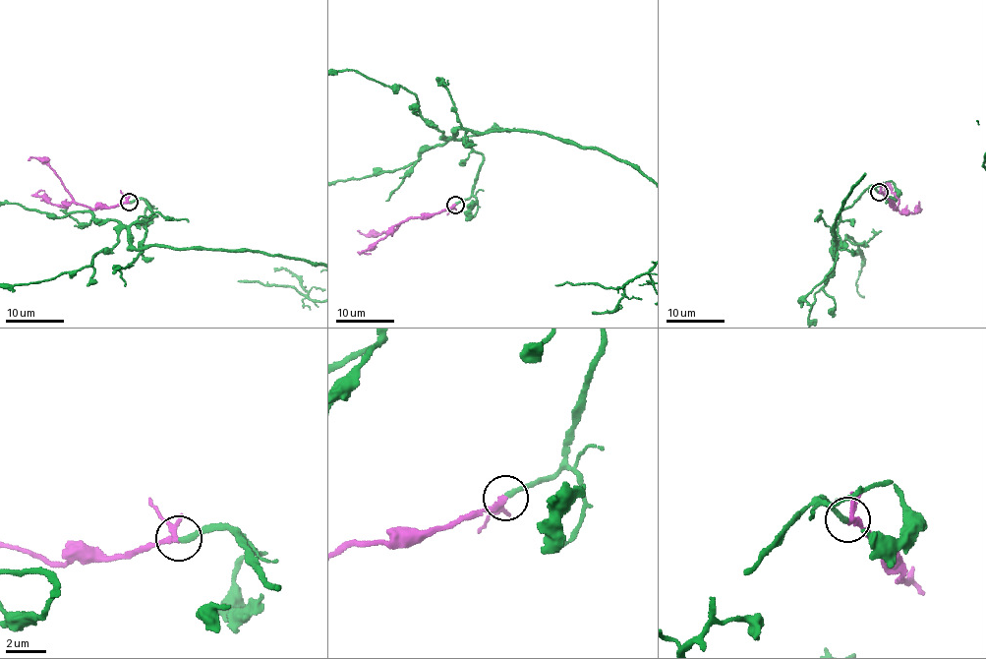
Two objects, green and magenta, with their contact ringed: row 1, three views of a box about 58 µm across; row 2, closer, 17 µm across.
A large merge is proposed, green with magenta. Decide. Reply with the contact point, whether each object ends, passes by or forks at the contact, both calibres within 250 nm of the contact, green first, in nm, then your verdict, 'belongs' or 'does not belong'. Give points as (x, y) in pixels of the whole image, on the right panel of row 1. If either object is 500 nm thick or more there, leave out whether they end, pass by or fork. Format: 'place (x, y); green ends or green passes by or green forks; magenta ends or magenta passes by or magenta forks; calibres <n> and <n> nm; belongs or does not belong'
place (879, 192); green ends; magenta forks; calibres 260 and 190 nm; belongs

